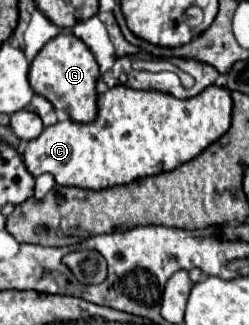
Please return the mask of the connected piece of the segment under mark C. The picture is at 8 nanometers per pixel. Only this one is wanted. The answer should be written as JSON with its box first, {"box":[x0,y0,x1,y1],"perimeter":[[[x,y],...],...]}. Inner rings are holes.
{"box":[23,85,233,191],"perimeter":[[[115,85],[101,93],[97,103],[99,113],[93,123],[65,119],[45,127],[37,139],[27,143],[23,161],[33,177],[51,173],[57,185],[101,191],[173,171],[227,133],[233,109],[229,91],[217,85],[207,87],[191,99]]]}

